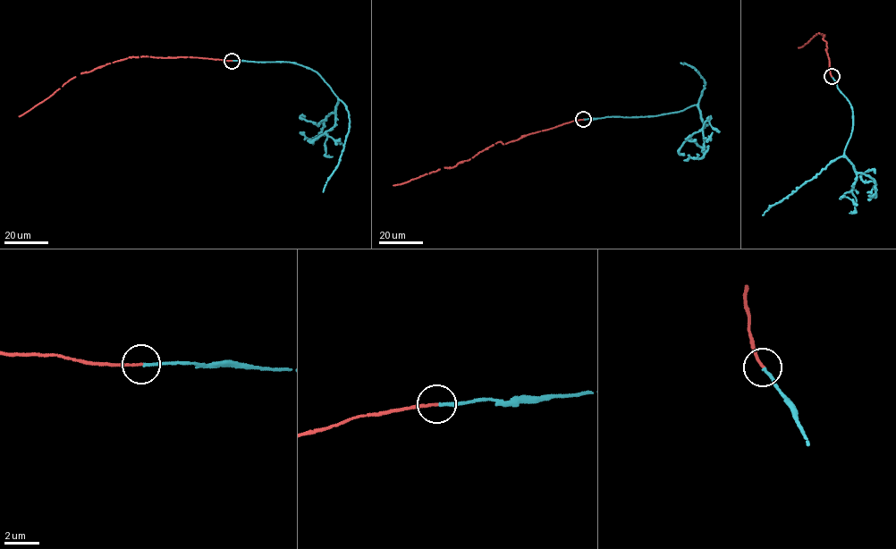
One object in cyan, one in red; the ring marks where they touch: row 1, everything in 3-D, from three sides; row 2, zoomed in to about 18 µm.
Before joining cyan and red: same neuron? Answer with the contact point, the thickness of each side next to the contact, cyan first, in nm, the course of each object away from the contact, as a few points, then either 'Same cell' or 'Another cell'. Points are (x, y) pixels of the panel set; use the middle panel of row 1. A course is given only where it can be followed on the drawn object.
Place: (583, 119). Thickness 170 nm (cyan) against 150 nm. Course of cyan: (583, 119), (677, 113), (698, 103), (705, 81), (694, 67), (680, 63). Course of red: (583, 119), (528, 133), (505, 144), (497, 142), (453, 167), (393, 185). Same cell

